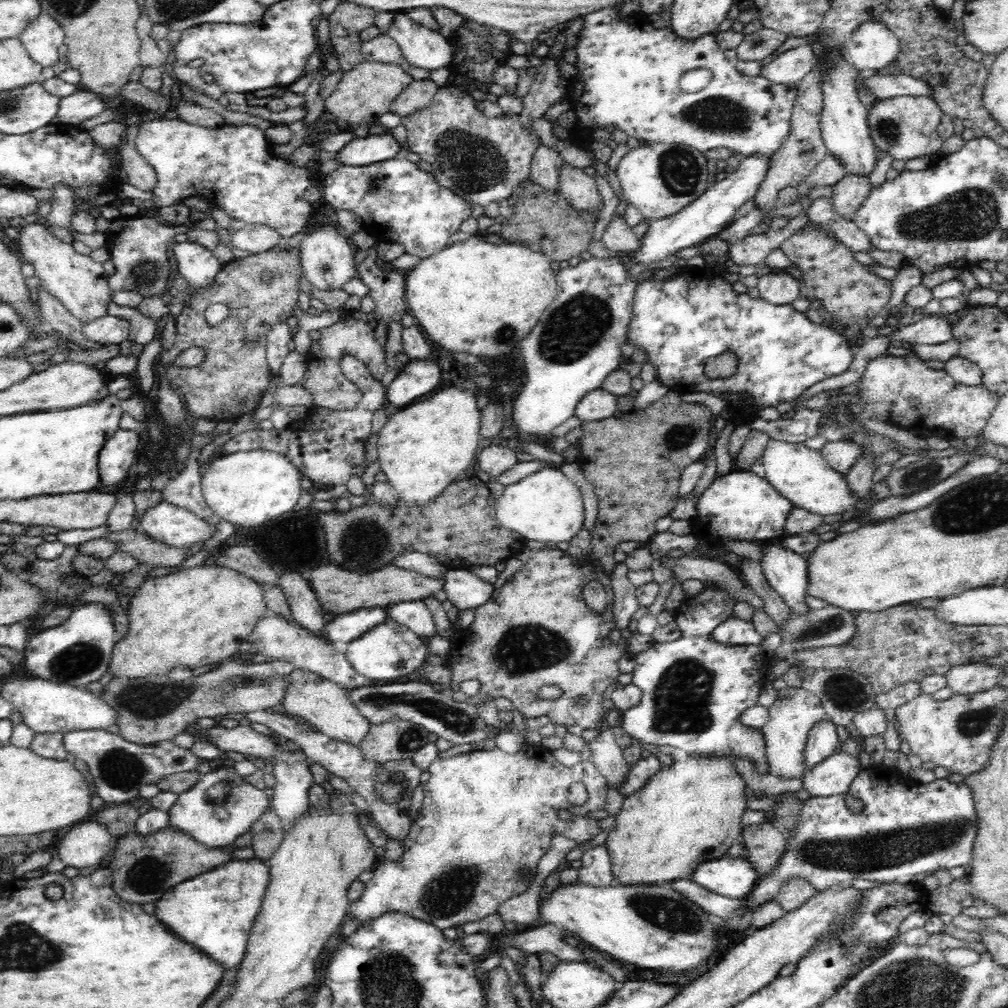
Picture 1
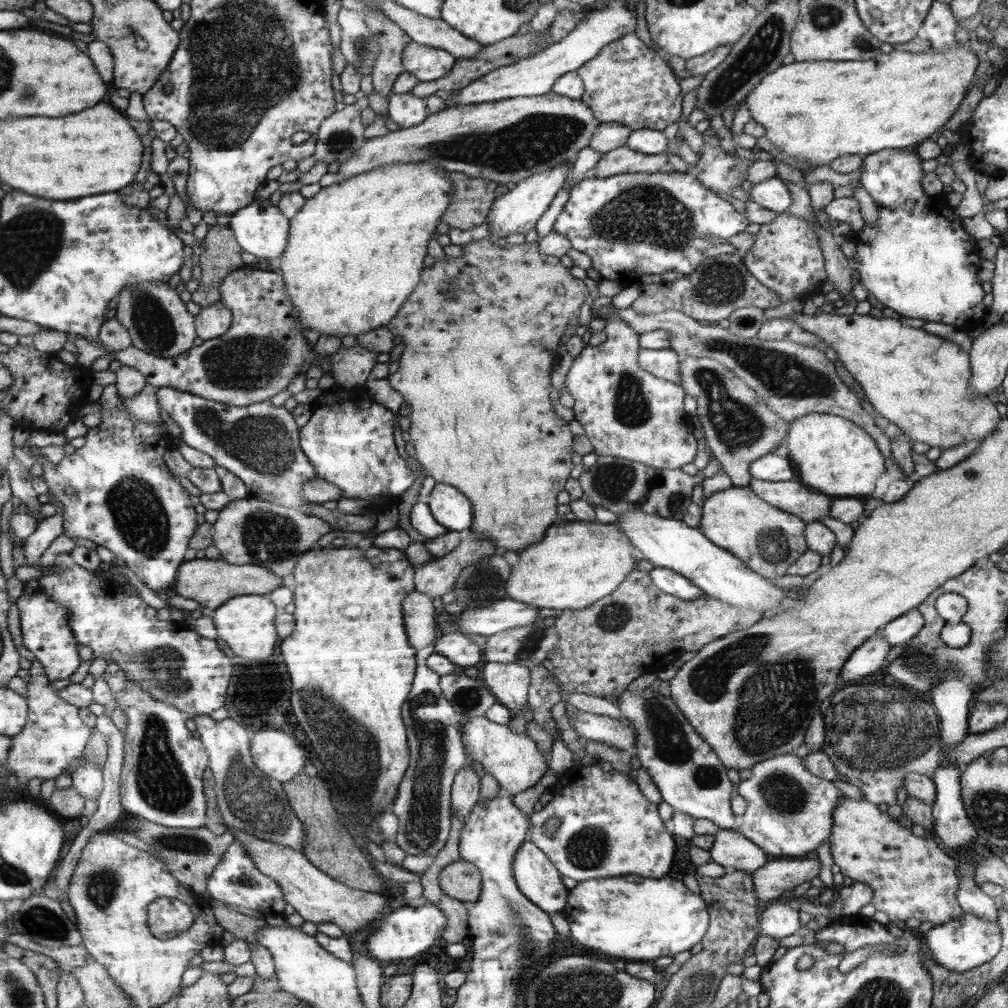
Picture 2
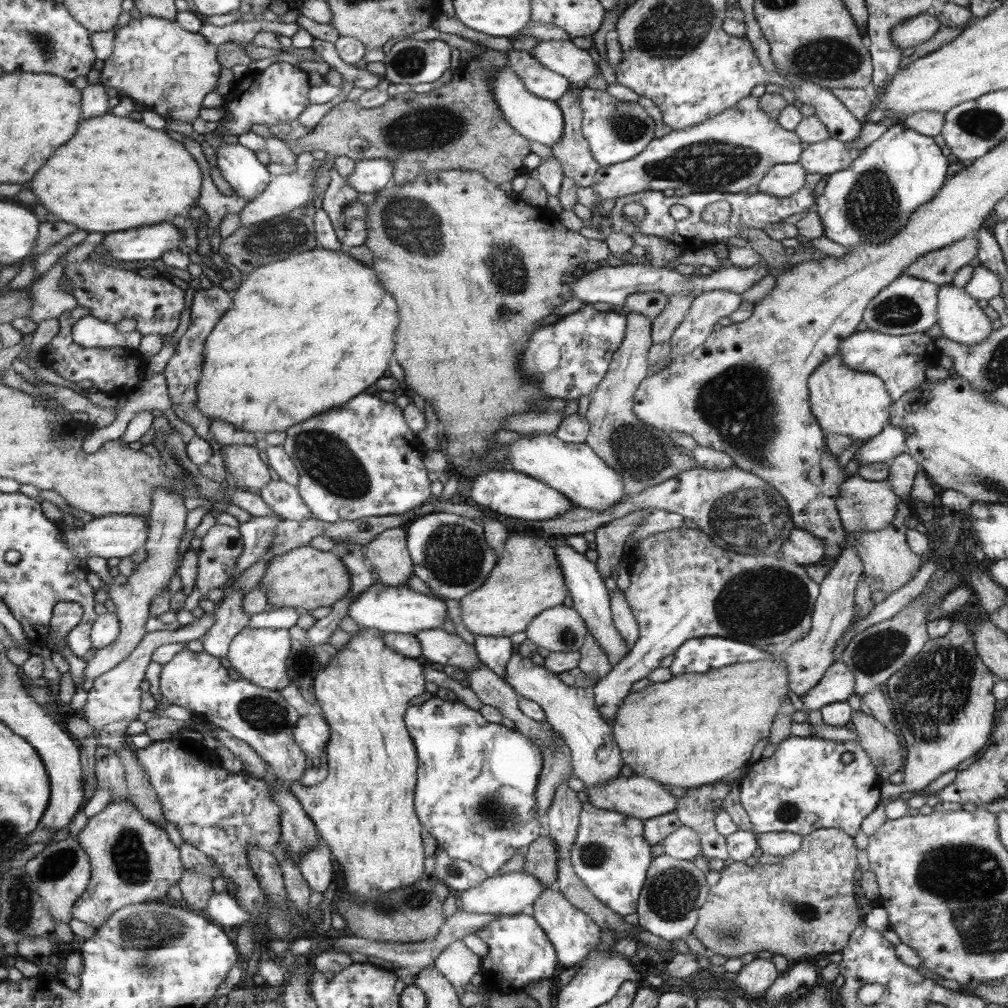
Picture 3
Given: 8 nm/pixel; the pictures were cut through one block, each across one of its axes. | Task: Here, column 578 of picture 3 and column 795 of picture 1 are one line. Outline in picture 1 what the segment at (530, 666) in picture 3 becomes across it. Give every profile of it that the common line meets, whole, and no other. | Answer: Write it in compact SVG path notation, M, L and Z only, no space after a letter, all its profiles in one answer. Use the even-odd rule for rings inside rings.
M802 687L780 689L776 700L769 706L769 719L759 730L763 735L764 746L767 747L768 772L784 780L801 778L804 774L804 746L808 740L808 732L816 722L826 718L827 714L818 695Z

